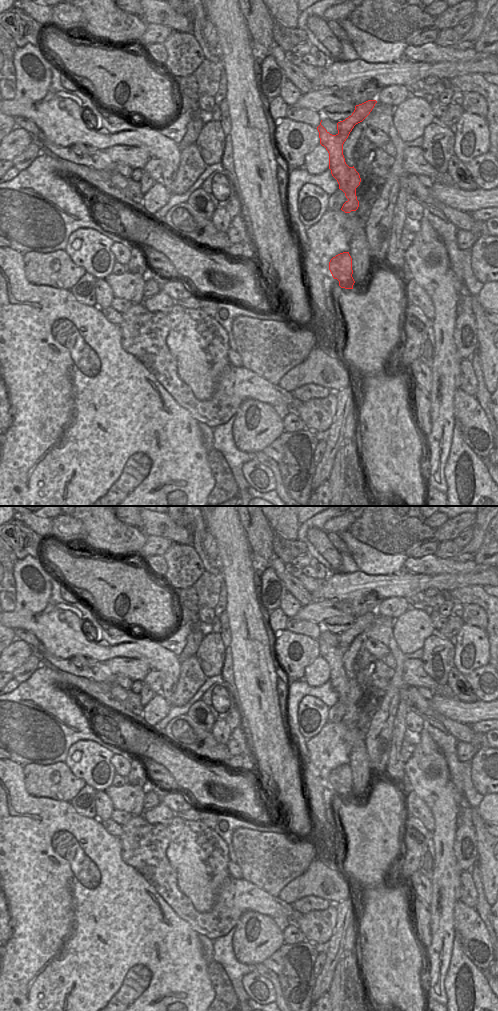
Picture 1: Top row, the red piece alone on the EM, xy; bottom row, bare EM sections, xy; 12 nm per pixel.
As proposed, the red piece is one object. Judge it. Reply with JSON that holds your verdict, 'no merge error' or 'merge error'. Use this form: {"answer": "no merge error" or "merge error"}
{"answer": "merge error"}

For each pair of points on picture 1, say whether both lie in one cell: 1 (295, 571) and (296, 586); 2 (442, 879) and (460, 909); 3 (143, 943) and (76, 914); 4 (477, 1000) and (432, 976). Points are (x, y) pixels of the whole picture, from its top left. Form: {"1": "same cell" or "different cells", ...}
{"1": "different cells", "2": "different cells", "3": "same cell", "4": "different cells"}

